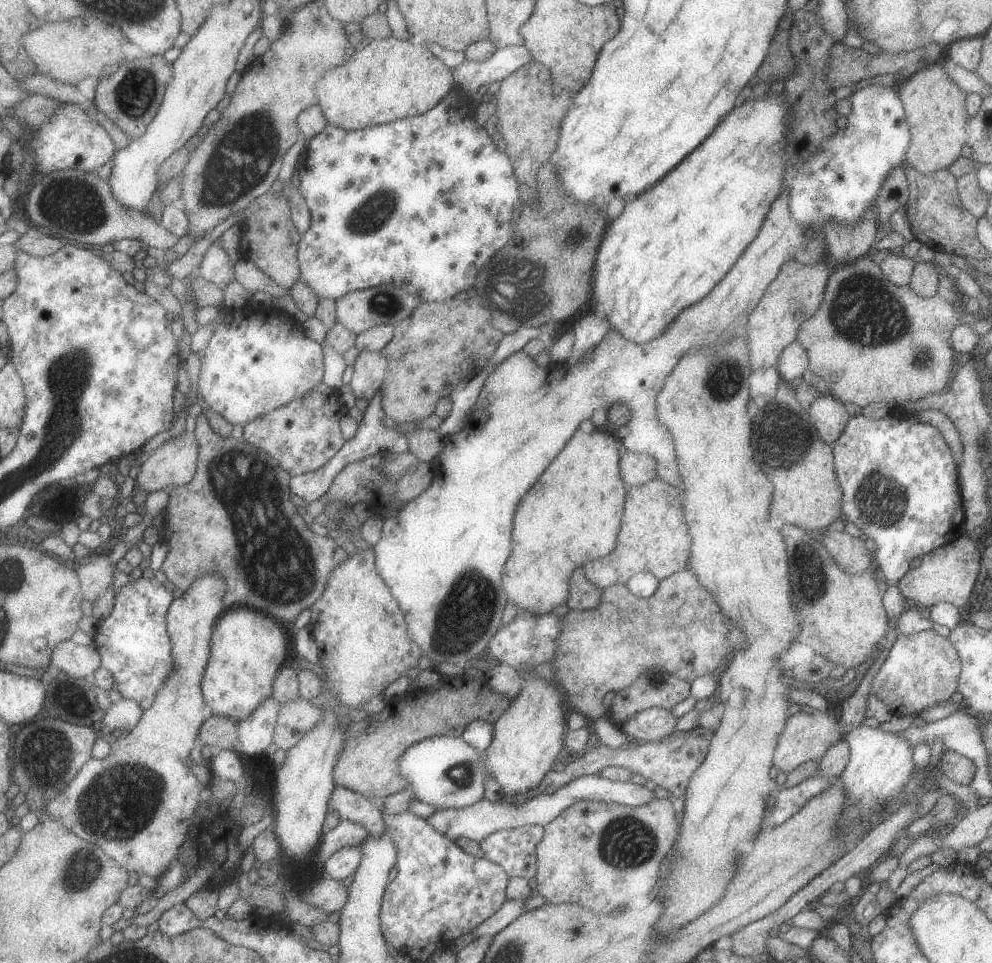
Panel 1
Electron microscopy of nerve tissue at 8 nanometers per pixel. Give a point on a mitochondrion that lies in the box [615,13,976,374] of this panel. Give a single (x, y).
(863, 308)

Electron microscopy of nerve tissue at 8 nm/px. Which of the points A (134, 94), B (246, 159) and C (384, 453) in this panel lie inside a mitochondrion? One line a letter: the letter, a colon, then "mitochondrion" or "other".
A: mitochondrion
B: mitochondrion
C: other

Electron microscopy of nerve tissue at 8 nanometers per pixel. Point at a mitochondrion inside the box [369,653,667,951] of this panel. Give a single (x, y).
(622, 843)

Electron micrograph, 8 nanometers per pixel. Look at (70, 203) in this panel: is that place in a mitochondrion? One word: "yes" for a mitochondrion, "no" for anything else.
yes

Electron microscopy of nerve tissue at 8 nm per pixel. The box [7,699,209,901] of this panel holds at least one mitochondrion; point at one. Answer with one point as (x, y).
(123, 802)

